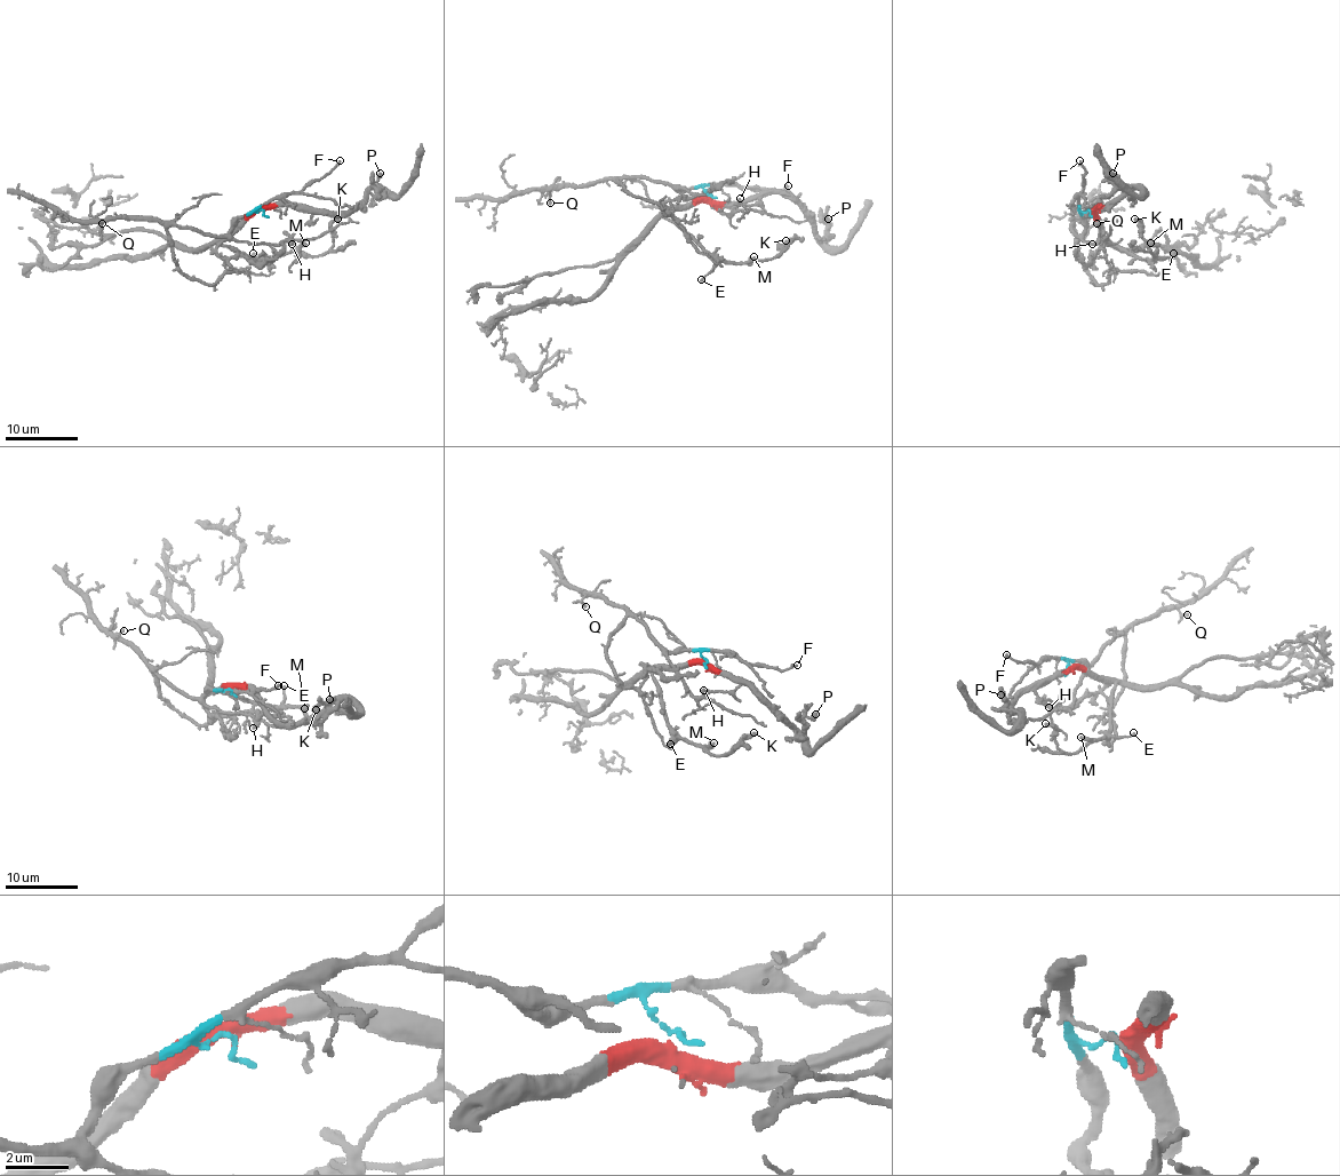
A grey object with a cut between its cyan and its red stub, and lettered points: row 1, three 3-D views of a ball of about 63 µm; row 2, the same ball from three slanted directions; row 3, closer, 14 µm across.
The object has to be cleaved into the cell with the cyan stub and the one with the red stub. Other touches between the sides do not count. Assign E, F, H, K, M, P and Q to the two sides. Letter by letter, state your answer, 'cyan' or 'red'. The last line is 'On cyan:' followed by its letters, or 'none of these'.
E: red
F: cyan
H: red
K: red
M: red
P: red
Q: cyan
On cyan: F, Q

